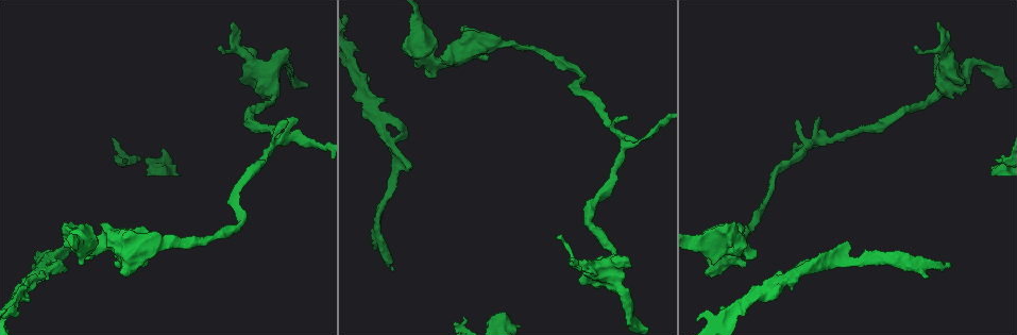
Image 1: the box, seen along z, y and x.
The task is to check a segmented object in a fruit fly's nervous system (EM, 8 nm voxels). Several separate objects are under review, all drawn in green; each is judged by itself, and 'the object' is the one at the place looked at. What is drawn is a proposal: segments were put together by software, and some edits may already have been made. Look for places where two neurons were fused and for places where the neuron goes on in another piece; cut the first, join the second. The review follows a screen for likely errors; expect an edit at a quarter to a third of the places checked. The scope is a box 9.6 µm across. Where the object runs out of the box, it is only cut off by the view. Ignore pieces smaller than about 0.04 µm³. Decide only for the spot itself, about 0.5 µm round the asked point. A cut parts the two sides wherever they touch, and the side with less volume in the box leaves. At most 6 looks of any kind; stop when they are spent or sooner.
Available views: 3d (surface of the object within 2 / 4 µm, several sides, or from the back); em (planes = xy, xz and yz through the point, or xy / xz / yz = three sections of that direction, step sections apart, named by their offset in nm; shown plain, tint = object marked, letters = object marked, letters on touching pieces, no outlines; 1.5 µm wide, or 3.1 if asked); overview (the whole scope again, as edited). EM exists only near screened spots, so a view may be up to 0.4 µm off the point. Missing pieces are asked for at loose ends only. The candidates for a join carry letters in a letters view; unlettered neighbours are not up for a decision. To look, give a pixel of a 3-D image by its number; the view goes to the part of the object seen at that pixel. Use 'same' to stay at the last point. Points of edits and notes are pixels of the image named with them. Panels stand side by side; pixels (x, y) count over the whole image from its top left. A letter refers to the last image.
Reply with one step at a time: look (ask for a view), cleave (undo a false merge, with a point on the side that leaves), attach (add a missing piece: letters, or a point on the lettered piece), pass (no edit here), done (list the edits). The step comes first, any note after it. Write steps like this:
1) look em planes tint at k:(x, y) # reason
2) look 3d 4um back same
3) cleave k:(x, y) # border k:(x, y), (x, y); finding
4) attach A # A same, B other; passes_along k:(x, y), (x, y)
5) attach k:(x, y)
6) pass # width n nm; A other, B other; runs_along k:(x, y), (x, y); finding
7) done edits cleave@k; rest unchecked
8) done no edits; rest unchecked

look em xz step 4 letters at 1:(917, 46) # tapers out

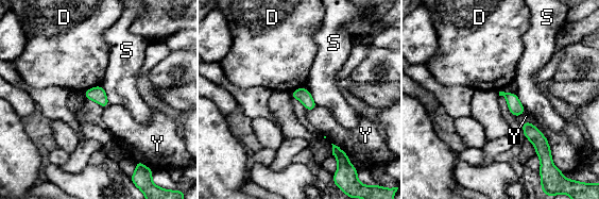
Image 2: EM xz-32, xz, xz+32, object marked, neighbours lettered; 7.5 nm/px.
pass # D other, S other, Y other; border 2:(101, 84), (109, 103); no lettered piece goes on from it

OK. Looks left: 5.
look em xz step 8 letters at 1:(612, 250) # thick turns thin

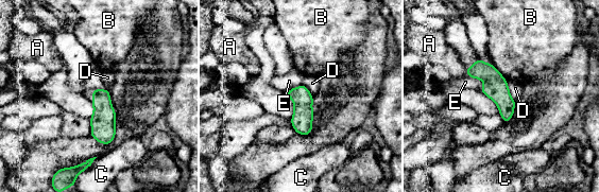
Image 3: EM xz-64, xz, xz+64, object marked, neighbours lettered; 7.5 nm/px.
pass # A other, B other, C other, D other, E other; border 3:(506, 81), (509, 93), (515, 101); one neuron here

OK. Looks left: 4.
look 3d 4um at 1:(285, 139)

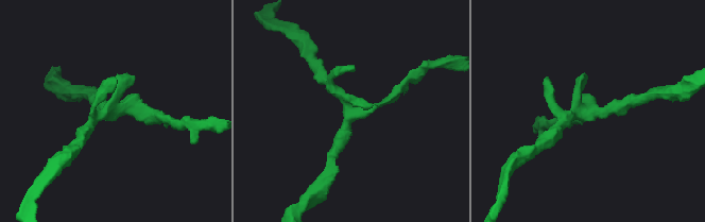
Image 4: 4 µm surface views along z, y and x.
look em planes letters at 4:(110, 110) # need the tissue

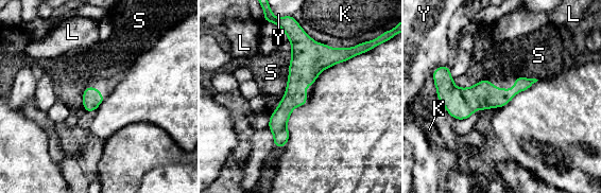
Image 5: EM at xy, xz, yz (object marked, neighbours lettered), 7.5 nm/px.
pass # K other, L other, S other, Y other; border 5:(291, 49), (287, 88), (272, 113); all the same neuron

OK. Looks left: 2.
done no edits; rest unchecked

